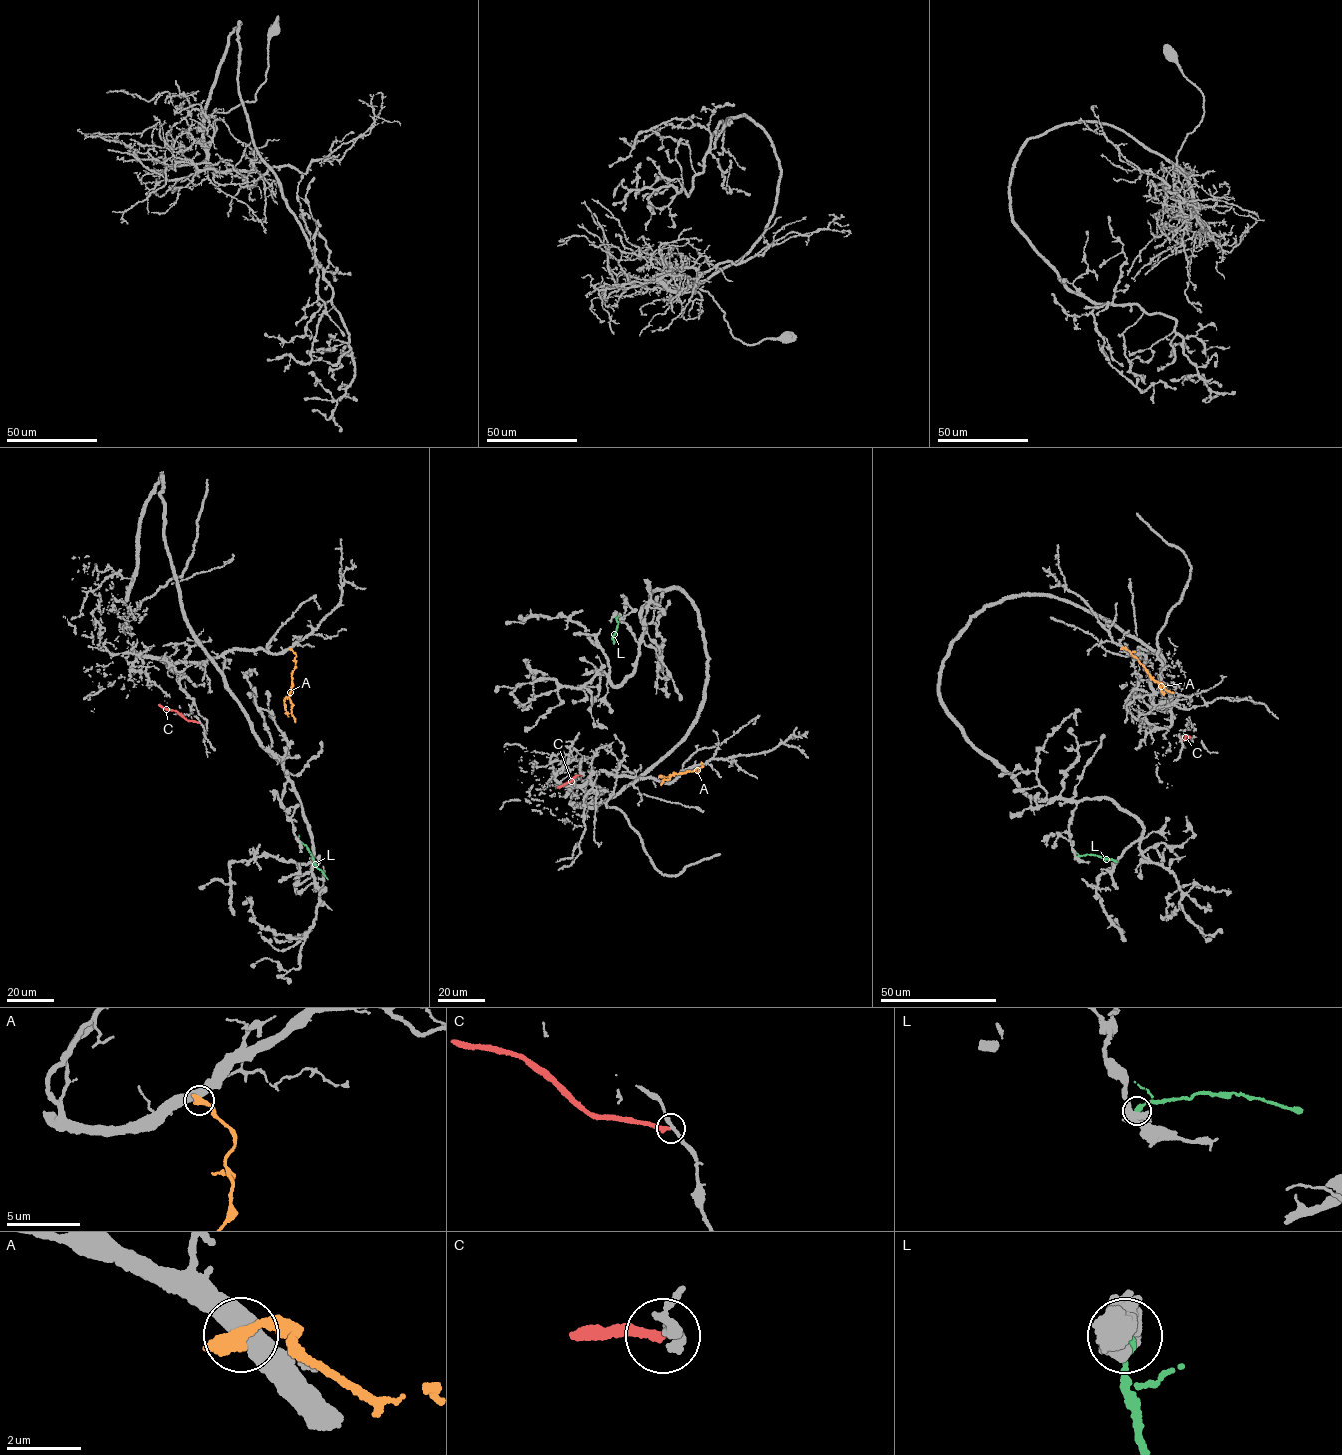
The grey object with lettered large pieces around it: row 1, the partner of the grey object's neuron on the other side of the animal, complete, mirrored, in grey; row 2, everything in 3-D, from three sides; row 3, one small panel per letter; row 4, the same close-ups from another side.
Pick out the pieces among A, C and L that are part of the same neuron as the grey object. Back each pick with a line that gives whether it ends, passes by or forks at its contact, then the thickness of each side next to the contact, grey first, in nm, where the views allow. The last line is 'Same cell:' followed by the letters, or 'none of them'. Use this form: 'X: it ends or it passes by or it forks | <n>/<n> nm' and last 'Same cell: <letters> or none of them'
Same cell: none of them

